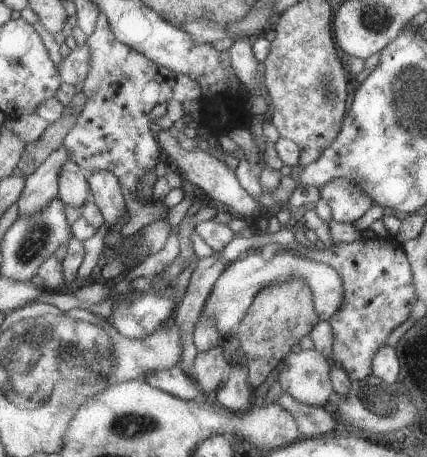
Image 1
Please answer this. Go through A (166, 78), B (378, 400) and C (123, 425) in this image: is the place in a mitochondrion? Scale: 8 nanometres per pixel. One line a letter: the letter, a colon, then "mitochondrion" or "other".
A: other
B: mitochondrion
C: mitochondrion

